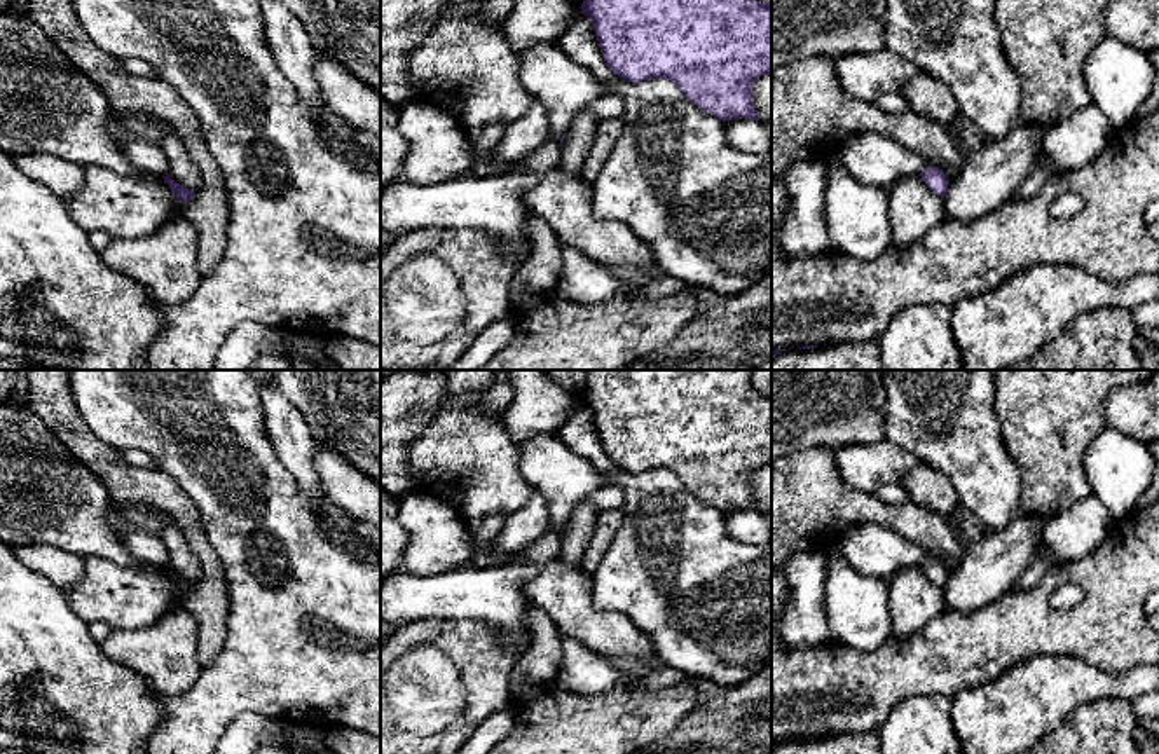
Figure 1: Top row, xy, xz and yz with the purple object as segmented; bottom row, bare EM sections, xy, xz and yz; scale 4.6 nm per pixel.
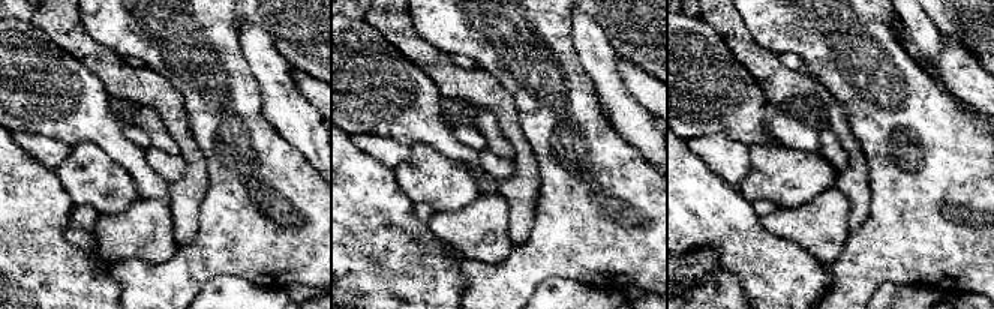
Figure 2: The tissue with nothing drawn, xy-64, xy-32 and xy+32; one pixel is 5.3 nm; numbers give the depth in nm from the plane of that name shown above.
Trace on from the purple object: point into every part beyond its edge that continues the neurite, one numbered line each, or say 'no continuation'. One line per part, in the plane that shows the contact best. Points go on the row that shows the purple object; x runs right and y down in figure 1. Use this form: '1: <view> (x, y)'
no continuation

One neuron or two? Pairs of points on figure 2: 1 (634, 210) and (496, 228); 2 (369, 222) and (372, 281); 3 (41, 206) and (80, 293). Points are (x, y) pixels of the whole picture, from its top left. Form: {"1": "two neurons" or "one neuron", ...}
{"1": "two neurons", "2": "one neuron", "3": "one neuron"}

